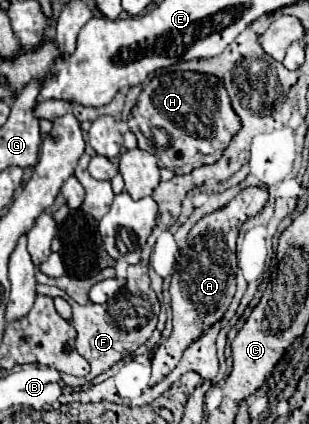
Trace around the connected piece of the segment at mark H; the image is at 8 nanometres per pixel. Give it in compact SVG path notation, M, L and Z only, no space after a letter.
M166 72L146 82L136 106L128 116L128 128L138 138L138 146L158 158L162 168L170 168L176 174L188 174L204 164L214 164L222 158L234 134L240 130L240 118L232 112L230 96L224 82L212 74L202 72Z

